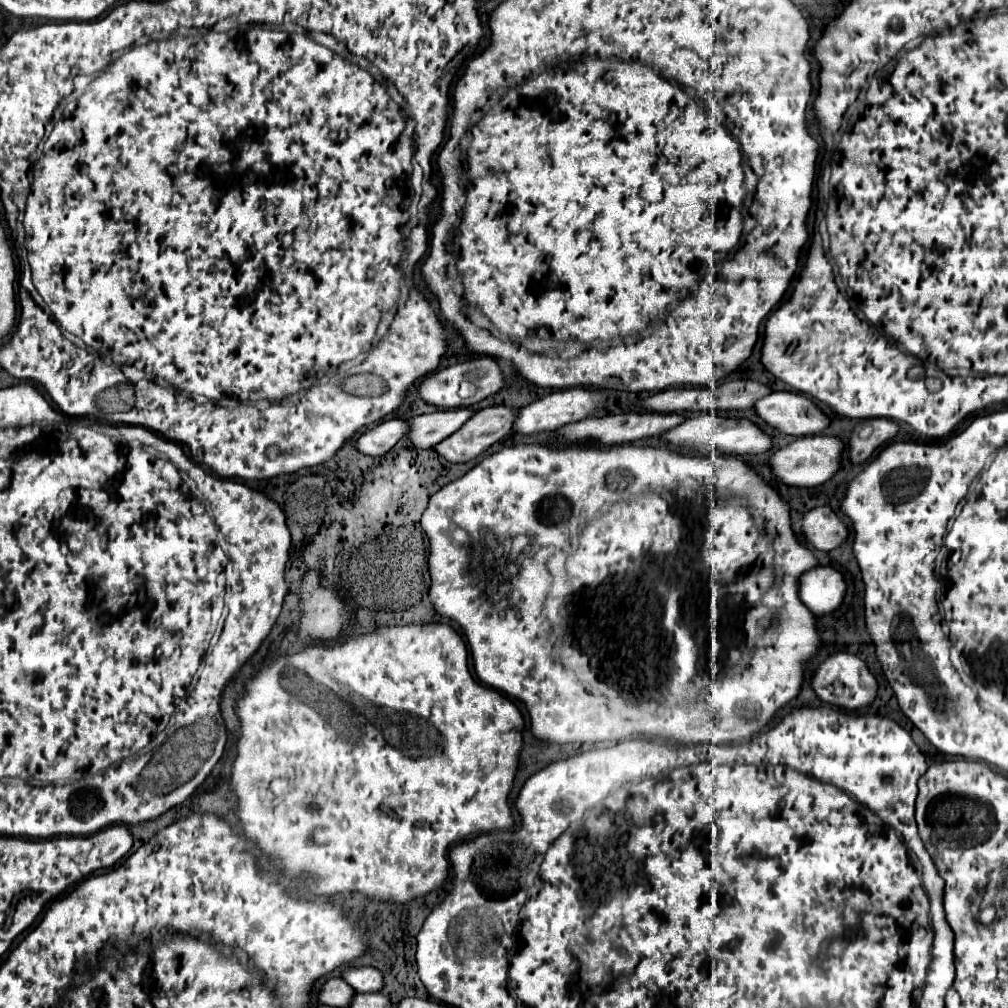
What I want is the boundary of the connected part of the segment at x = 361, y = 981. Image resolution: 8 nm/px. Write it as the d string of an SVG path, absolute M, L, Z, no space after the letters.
M371 966L349 968L343 972L343 978L357 992L379 992L383 988L383 974Z

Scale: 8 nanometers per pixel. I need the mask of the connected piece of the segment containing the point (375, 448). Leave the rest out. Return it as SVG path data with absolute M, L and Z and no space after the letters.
M401 418L385 420L385 422L377 424L373 430L367 430L359 438L357 450L367 456L381 456L381 454L389 452L399 440L407 438L407 434L409 434L407 420L401 420Z

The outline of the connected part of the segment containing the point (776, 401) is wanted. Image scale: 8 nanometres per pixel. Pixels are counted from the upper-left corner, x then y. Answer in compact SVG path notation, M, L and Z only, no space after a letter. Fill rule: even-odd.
M773 392L755 404L757 414L777 432L813 436L829 426L829 418L803 394Z

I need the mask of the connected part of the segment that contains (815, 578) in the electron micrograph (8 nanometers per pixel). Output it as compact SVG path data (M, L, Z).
M819 566L799 578L799 598L815 614L825 616L835 612L847 592L843 574L831 566Z

